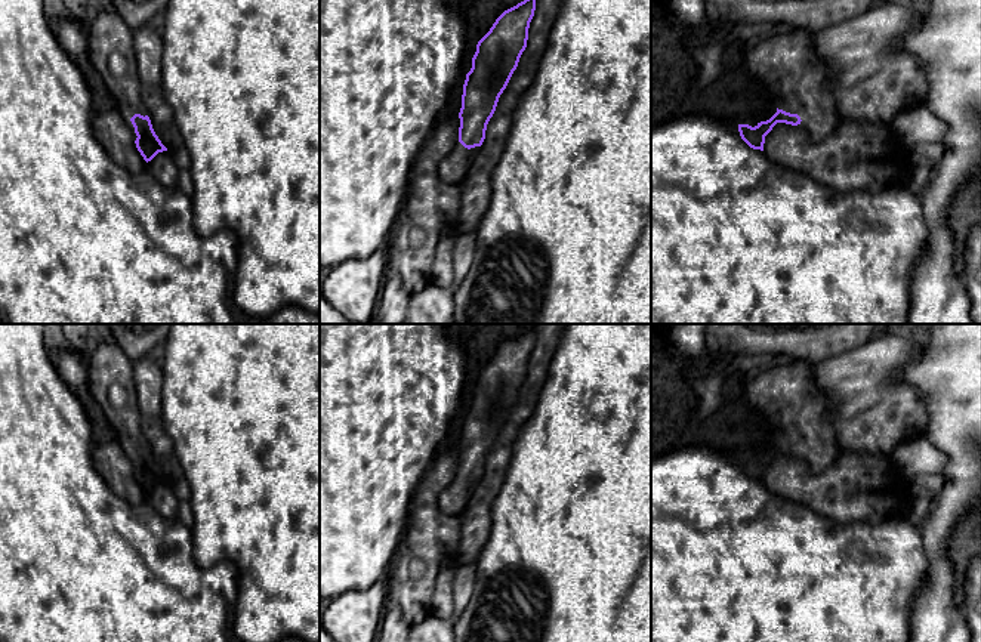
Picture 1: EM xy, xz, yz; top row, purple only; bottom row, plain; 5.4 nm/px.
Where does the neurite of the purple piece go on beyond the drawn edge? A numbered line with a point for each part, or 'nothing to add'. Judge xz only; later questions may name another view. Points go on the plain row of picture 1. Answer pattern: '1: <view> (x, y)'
1: xz (454, 497)

